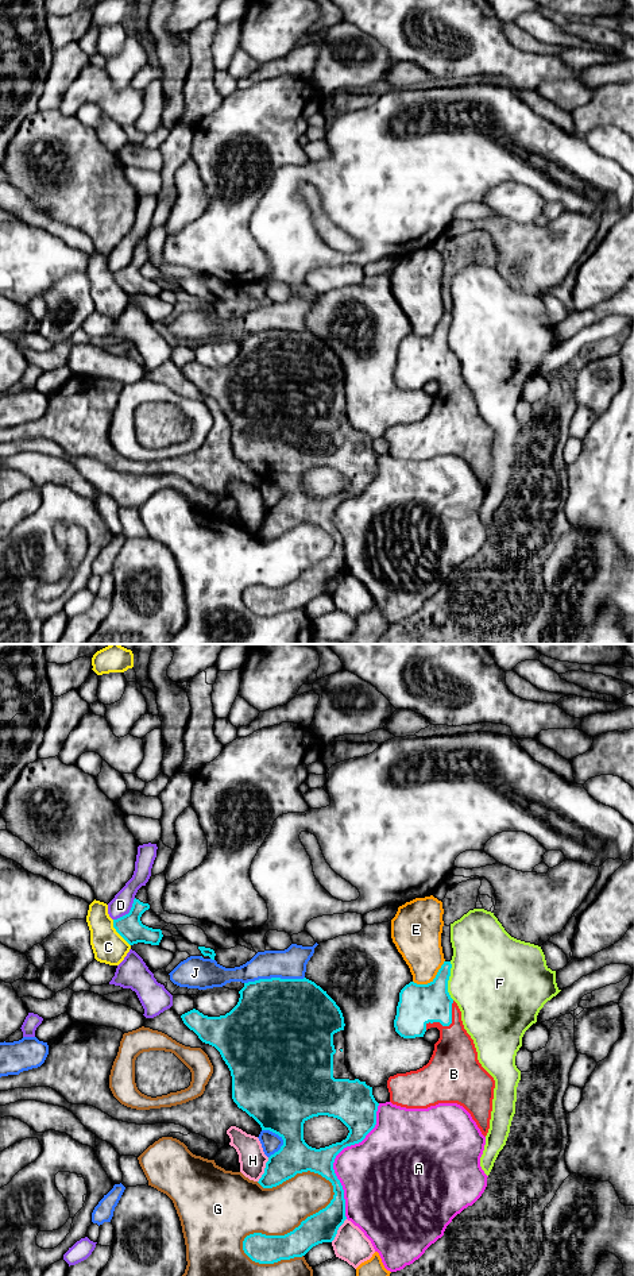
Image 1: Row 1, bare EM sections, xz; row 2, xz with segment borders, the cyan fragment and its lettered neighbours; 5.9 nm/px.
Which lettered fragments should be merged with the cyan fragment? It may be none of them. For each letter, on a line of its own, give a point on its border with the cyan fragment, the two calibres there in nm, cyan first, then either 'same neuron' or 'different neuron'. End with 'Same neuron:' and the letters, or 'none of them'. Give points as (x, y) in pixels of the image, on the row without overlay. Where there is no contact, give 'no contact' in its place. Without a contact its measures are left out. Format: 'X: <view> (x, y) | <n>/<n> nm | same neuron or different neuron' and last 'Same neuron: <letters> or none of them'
A: xz (336, 507) | 200/400 nm | different neuron
B: xz (447, 377) | 240/300 nm | same neuron
C: xz (118, 284) | 150/190 nm | different neuron
D: xz (128, 265) | 150/120 nm | different neuron
E: xz (433, 331) | 240/280 nm | different neuron
F: xz (448, 331) | 240/480 nm | different neuron
G: xz (290, 583) | 180/280 nm | different neuron
H: xz (265, 521) | 200/160 nm | different neuron
J: xz (274, 330) | 500/180 nm | different neuron
Same neuron: B

